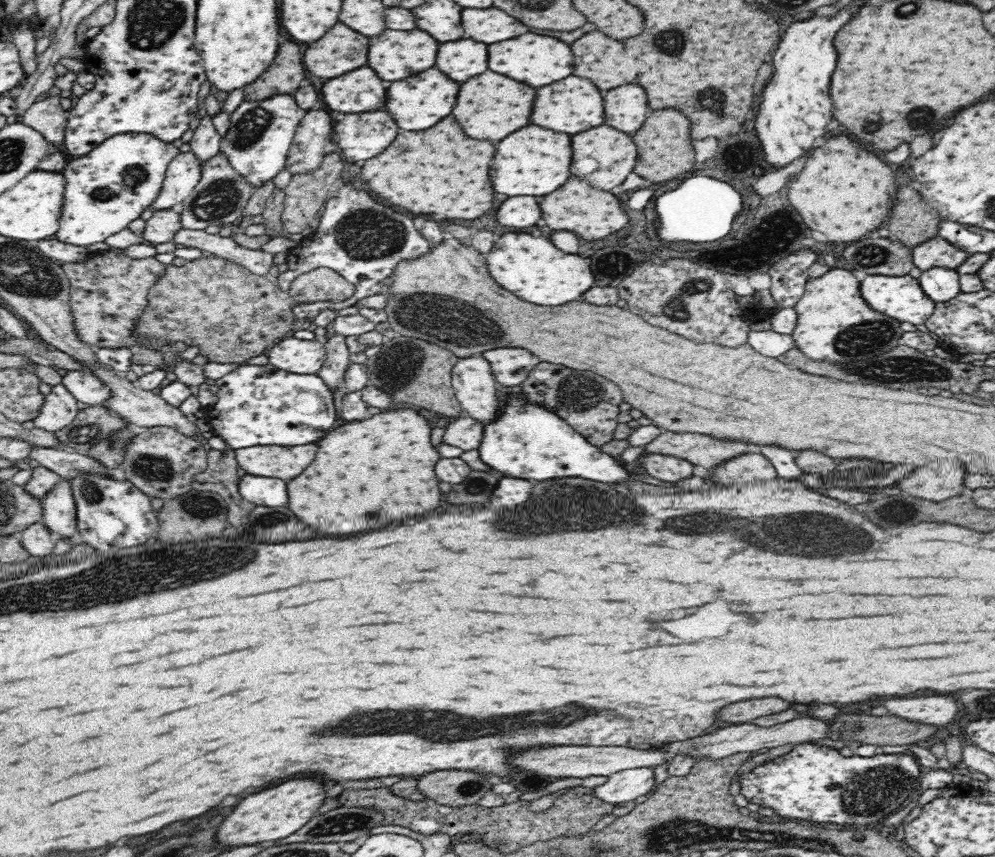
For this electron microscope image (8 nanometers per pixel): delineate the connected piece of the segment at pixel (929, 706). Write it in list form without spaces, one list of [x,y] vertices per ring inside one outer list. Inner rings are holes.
[[[930,696],[930,698],[912,698],[912,700],[898,700],[896,697],[881,701],[890,714],[914,720],[916,723],[949,728],[950,722],[956,716],[956,702],[946,696]]]

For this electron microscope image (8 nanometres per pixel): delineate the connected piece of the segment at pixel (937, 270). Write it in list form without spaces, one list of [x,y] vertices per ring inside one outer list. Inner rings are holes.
[[[935,267],[922,271],[919,283],[922,290],[936,303],[946,302],[961,293],[959,276],[956,269]]]

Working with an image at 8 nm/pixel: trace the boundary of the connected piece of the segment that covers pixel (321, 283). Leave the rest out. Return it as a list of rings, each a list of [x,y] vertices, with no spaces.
[[[204,255],[199,259],[194,259],[193,261],[188,261],[183,266],[168,265],[167,270],[164,275],[159,278],[159,281],[150,289],[148,293],[148,307],[144,310],[142,318],[140,318],[137,327],[135,328],[136,335],[141,335],[143,338],[149,338],[151,340],[150,349],[156,351],[162,351],[162,346],[168,344],[168,342],[185,342],[187,346],[199,346],[201,354],[204,354],[206,358],[209,358],[211,362],[220,362],[220,364],[226,364],[226,362],[244,362],[252,356],[260,356],[266,348],[269,346],[274,346],[278,338],[284,339],[288,333],[295,330],[297,323],[295,322],[295,315],[292,313],[293,304],[298,304],[298,302],[318,302],[320,300],[346,300],[354,294],[354,285],[350,284],[341,274],[334,272],[332,269],[320,268],[307,273],[302,273],[299,277],[296,277],[291,288],[287,291],[280,289],[279,285],[275,283],[272,279],[266,279],[266,277],[256,276],[254,273],[248,271],[248,269],[234,263],[234,261],[217,257],[216,255]]]

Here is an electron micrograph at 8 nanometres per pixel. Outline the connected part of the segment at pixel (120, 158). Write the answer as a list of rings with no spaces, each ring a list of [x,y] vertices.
[[[122,133],[106,138],[84,156],[71,157],[61,171],[65,176],[66,186],[56,239],[66,244],[88,247],[128,228],[144,211],[152,209],[154,202],[158,200],[168,165],[177,154],[180,154],[180,149],[174,143],[164,142],[153,134]]]

